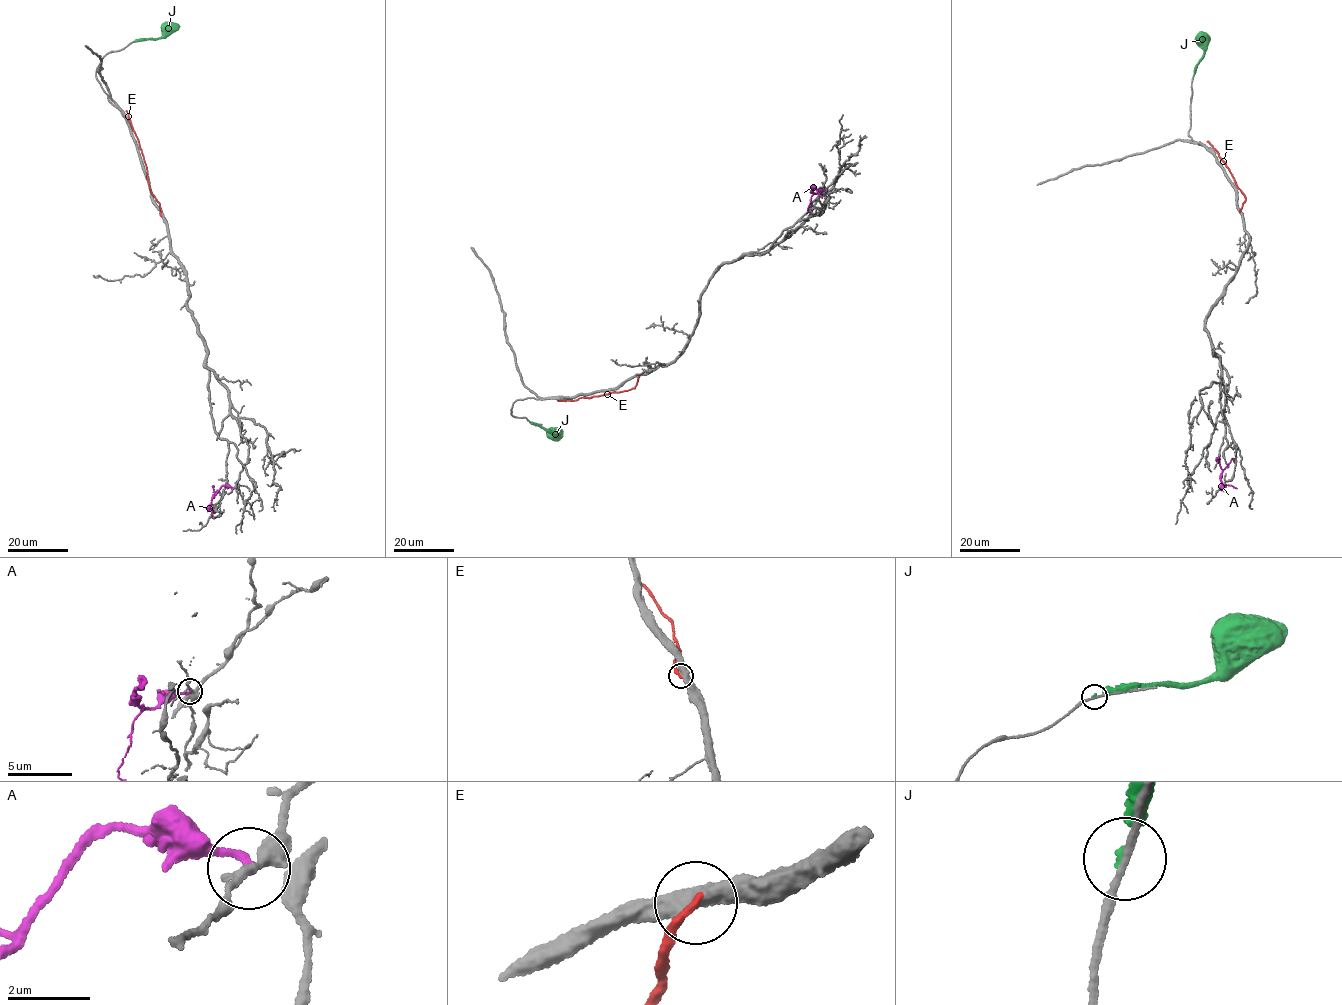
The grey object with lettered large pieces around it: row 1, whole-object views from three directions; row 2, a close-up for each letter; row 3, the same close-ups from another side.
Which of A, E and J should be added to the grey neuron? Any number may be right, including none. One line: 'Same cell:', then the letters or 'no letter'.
Same cell: no letter

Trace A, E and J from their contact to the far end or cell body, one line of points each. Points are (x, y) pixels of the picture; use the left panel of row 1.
A: (233, 488), (223, 485), (211, 499), (212, 517)
E: (161, 216), (125, 110)
J: (133, 42), (163, 38), (179, 26)

